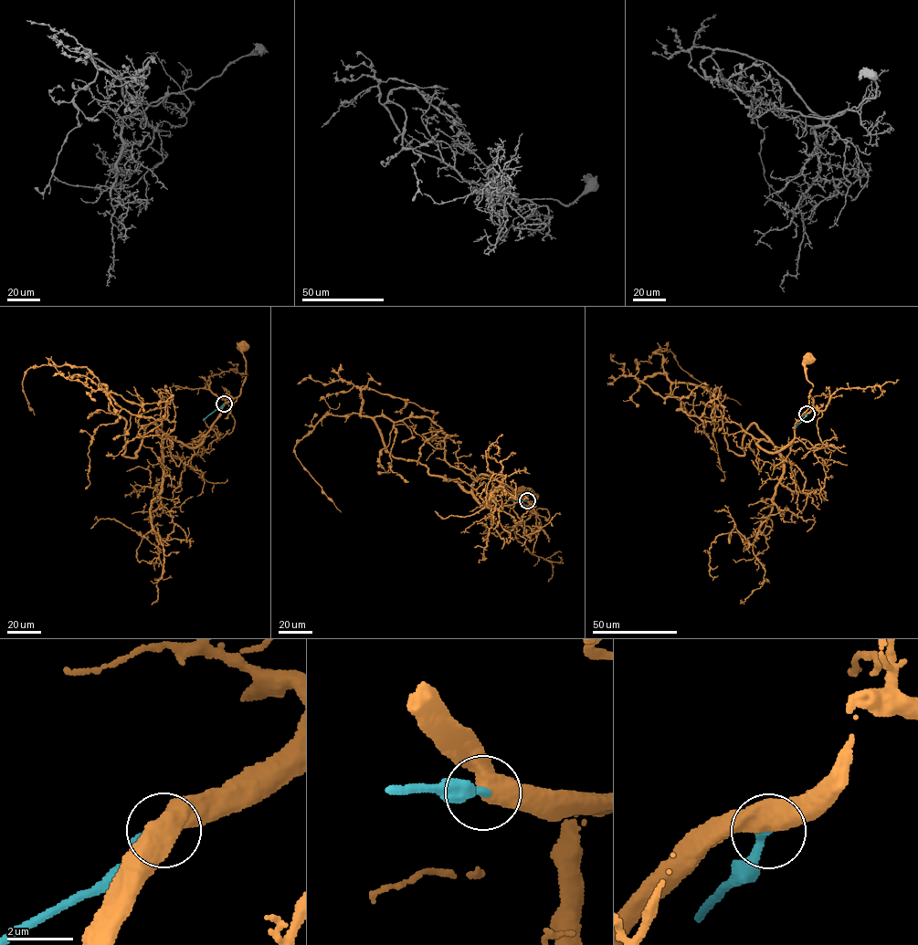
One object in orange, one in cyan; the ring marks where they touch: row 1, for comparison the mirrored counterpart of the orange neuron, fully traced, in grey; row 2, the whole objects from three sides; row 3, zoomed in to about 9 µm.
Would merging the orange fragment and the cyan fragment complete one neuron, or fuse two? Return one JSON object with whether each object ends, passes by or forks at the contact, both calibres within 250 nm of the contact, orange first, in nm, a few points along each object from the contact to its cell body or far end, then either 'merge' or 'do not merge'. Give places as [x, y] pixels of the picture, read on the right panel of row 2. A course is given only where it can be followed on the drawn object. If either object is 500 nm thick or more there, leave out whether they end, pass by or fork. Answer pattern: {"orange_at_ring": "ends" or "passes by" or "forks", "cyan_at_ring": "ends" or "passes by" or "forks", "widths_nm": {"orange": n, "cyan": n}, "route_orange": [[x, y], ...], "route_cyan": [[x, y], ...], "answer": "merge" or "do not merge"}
{"widths_nm": {"orange": 550, "cyan": 260}, "route_orange": [[807, 414], [811, 410], [808, 397], [813, 384], [807, 378], [805, 366], [806, 359], [809, 358]], "route_cyan": [[807, 414], [796, 428]], "answer": "do not merge"}

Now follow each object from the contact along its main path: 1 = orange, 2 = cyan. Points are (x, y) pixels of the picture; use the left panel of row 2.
1: (224, 404), (240, 393), (246, 376), (242, 352), (245, 345), (242, 346)
2: (224, 404), (203, 420)

